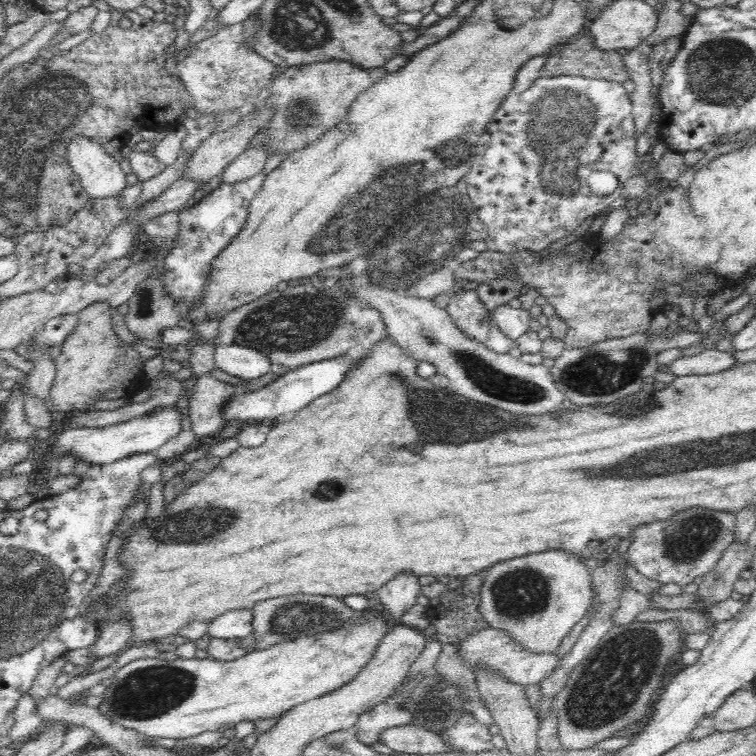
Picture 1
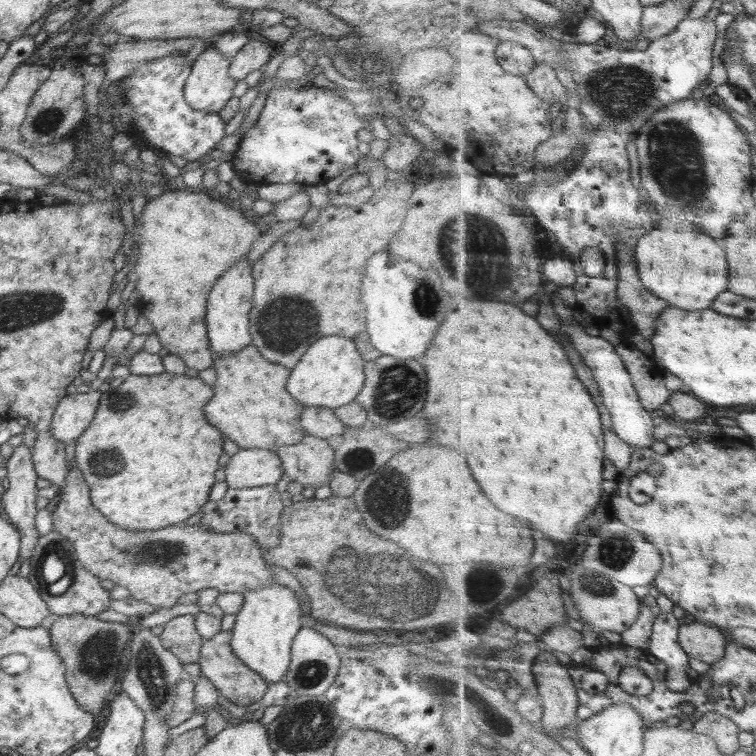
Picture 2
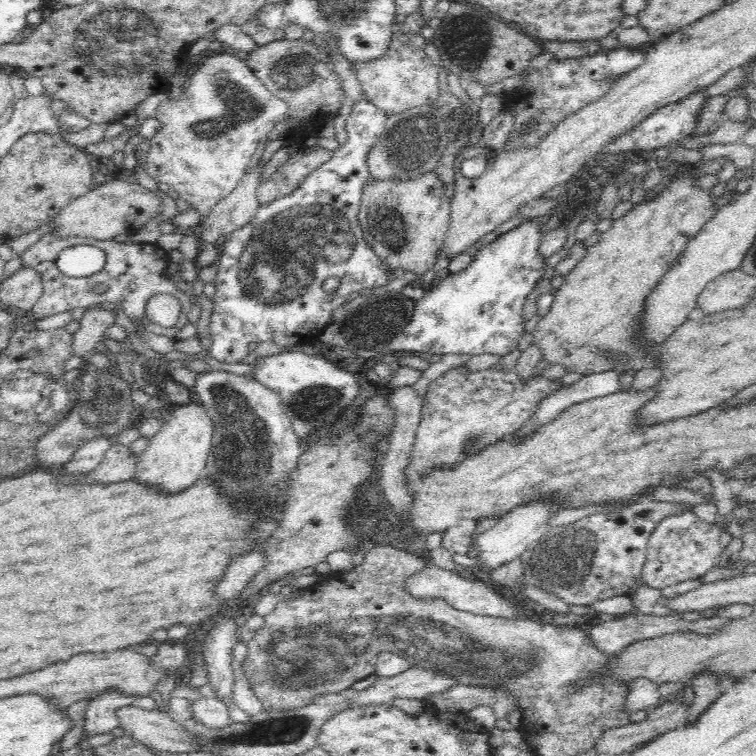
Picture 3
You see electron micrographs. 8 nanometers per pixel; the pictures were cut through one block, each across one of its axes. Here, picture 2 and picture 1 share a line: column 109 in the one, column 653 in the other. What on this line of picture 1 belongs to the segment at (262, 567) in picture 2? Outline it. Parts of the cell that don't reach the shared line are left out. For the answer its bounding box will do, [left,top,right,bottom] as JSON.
[625,507,736,587]

